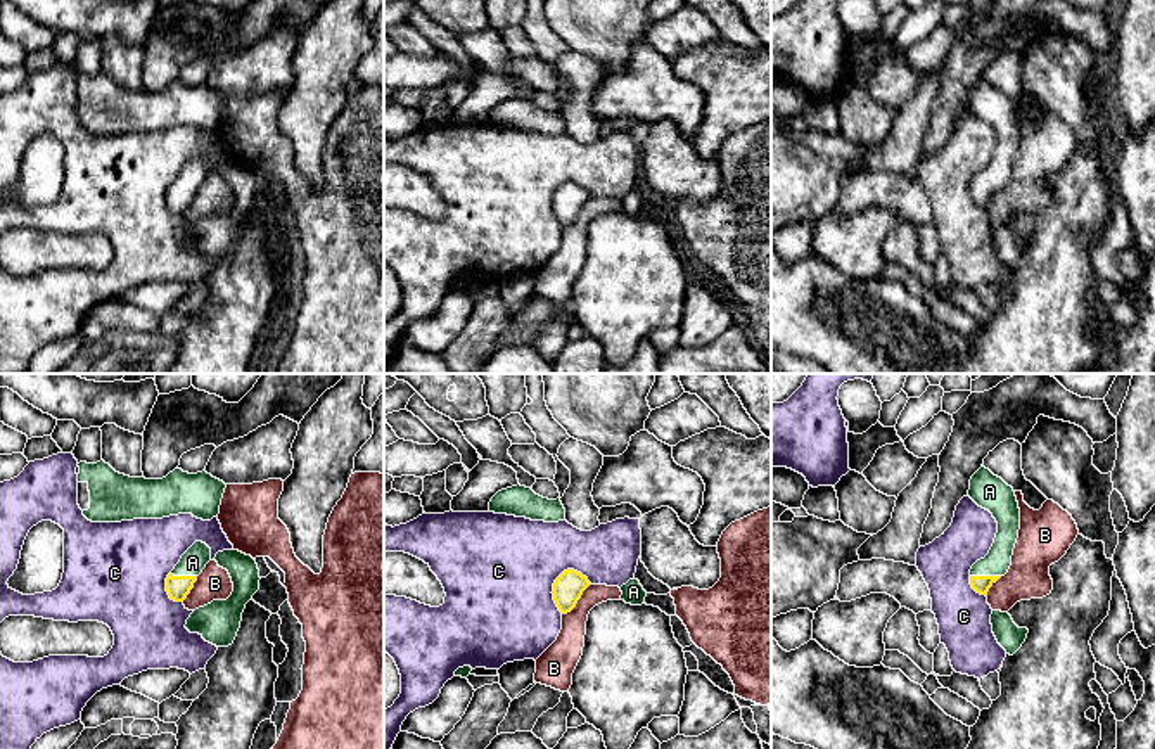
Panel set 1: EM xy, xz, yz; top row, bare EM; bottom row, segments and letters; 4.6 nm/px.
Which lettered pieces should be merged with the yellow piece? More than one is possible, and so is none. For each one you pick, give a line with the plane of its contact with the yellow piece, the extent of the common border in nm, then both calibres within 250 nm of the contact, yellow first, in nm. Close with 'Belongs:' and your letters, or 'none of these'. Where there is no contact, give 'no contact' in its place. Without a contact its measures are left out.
A: meets yellow in yz; contact 140 nm long; 80 nm thick on the yellow side, 120 nm on the other
Belongs: A

